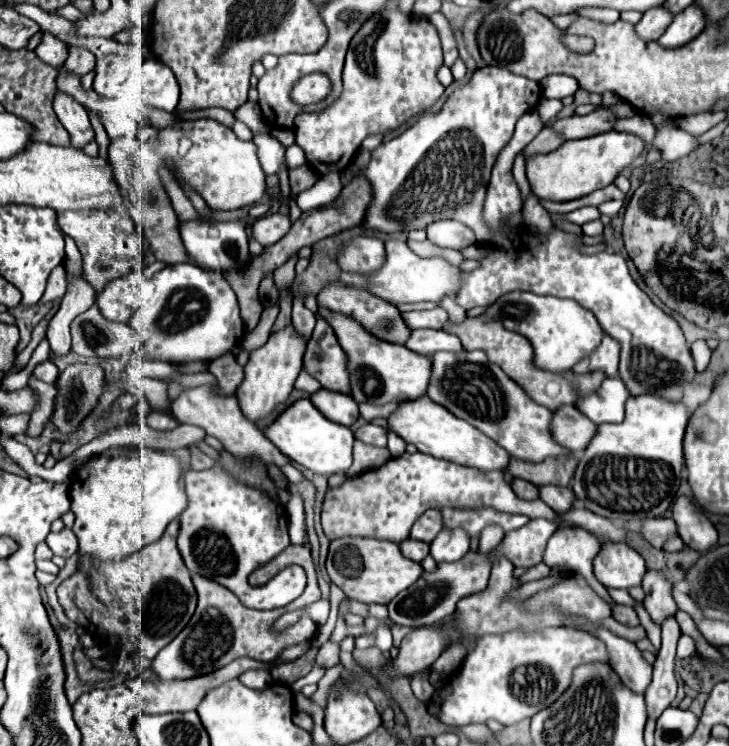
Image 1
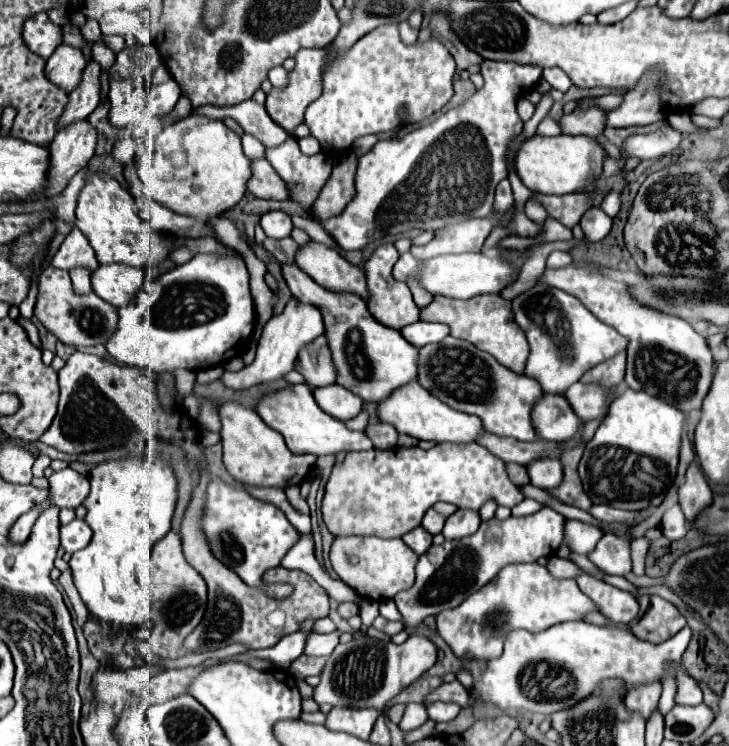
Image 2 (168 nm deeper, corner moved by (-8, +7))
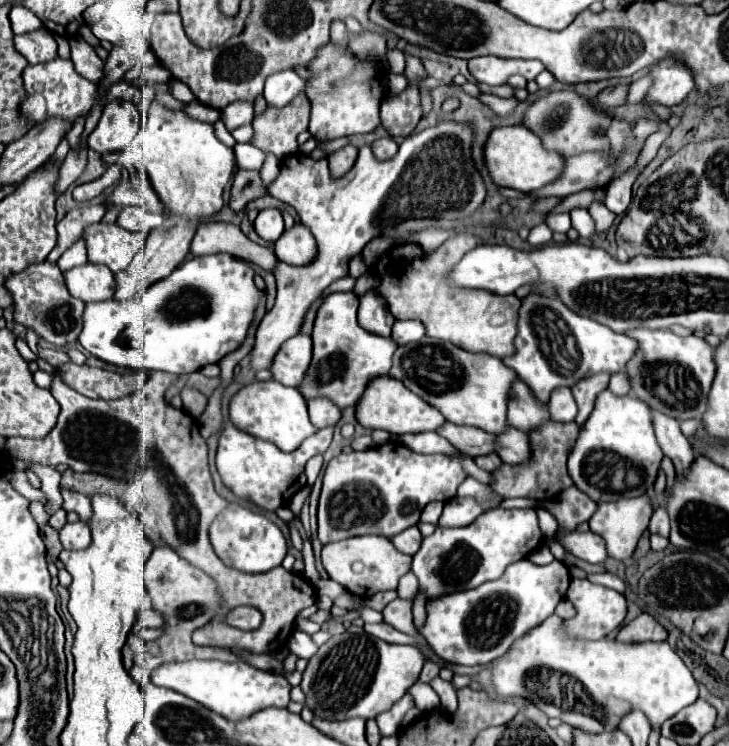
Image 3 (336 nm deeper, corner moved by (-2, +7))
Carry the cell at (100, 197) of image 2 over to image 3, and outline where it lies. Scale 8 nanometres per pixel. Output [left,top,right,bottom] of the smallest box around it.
[86,224,146,272]

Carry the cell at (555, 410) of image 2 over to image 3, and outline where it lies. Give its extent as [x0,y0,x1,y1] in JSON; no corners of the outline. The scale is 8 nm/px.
[506,380,550,432]

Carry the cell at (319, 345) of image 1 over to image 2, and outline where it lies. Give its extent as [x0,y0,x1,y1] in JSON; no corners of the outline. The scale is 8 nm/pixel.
[298,336,336,388]

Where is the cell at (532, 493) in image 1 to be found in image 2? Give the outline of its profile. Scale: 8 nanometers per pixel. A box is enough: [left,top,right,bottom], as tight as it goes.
[506,464,530,486]

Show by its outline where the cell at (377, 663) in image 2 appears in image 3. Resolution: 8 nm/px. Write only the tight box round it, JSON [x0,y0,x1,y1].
[300,634,424,720]

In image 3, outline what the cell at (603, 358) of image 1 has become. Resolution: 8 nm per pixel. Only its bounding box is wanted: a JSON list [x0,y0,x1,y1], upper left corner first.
[572,372,610,426]

